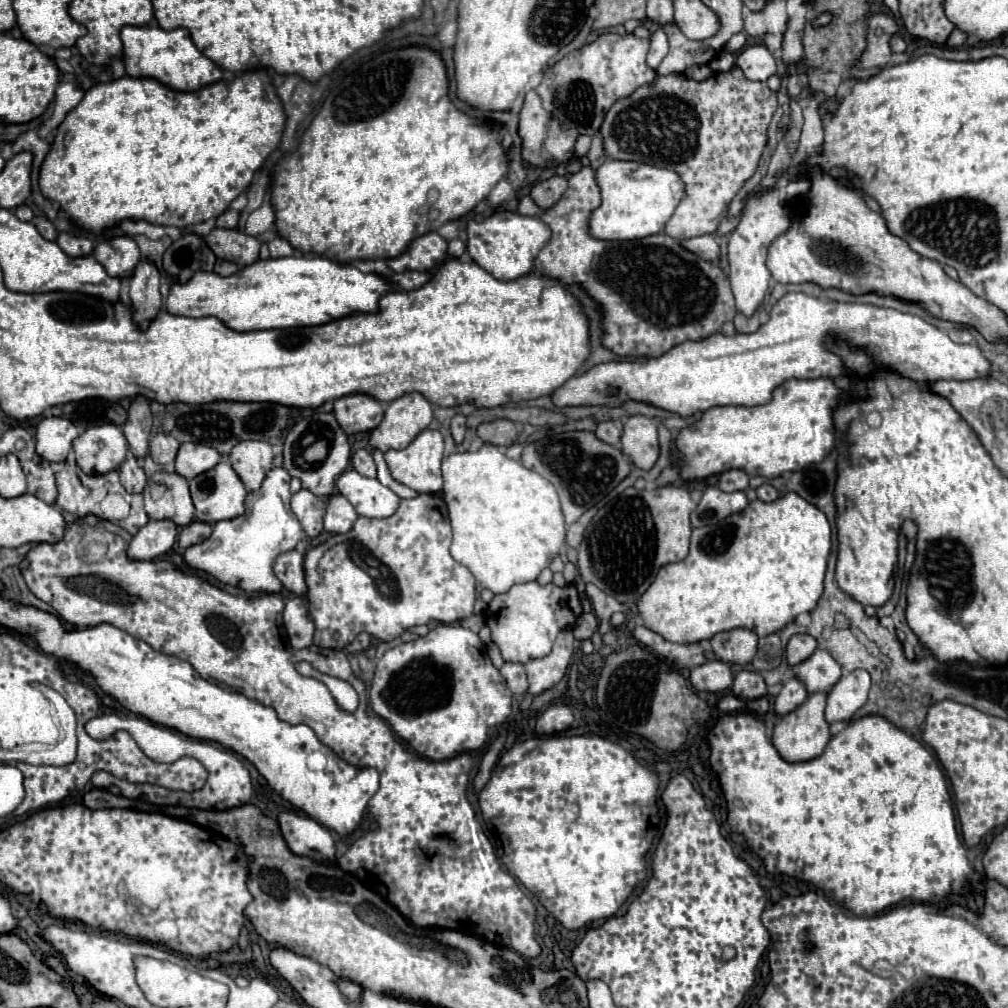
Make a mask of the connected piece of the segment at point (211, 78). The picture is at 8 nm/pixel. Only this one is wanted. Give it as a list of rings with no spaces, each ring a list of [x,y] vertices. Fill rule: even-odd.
[[[123,27],[123,61],[127,67],[127,75],[131,77],[147,77],[155,79],[173,91],[197,91],[211,83],[223,79],[223,71],[207,59],[193,43],[187,29],[171,29],[165,31],[161,27]]]

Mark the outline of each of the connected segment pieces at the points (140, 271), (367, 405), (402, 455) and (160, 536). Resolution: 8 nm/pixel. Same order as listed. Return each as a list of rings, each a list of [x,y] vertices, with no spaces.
[[[141,261],[137,269],[133,271],[131,277],[131,307],[133,307],[133,317],[135,323],[141,325],[143,329],[149,325],[149,321],[159,313],[161,309],[161,293],[159,293],[159,281],[161,275],[155,269],[153,263]]]
[[[345,395],[333,401],[333,413],[345,435],[373,431],[383,419],[383,405],[369,395]]]
[[[425,429],[405,449],[389,449],[385,453],[391,477],[419,493],[437,493],[443,487],[443,435]]]
[[[149,521],[131,539],[127,555],[135,561],[151,561],[165,555],[177,539],[177,527],[173,521]]]

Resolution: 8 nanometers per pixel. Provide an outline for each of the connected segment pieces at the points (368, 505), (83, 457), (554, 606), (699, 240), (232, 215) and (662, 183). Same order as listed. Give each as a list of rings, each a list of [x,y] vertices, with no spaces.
[[[347,469],[337,479],[337,489],[363,517],[391,517],[401,503],[401,499],[389,487],[381,485],[379,479],[363,477],[355,469]]]
[[[107,423],[89,427],[83,435],[79,435],[73,441],[73,451],[83,473],[105,475],[123,463],[127,455],[127,441],[121,427]]]
[[[535,581],[513,585],[507,593],[495,595],[495,599],[483,611],[483,619],[485,619],[485,623],[491,629],[491,637],[493,637],[495,645],[499,647],[503,659],[505,661],[511,661],[511,663],[527,663],[531,659],[539,659],[543,655],[549,655],[551,653],[551,647],[553,647],[553,641],[555,641],[555,635],[561,629],[573,627],[575,625],[575,619],[579,615],[581,615],[581,603],[579,603],[579,593],[577,593],[577,589],[573,585],[555,587],[555,585],[549,583],[549,585],[541,587]]]
[[[711,235],[693,237],[693,239],[687,239],[687,241],[681,241],[681,245],[701,259],[707,259],[707,261],[713,261],[713,263],[719,261],[719,245],[715,243],[715,239]]]
[[[227,209],[223,215],[217,217],[215,227],[221,227],[221,229],[235,229],[235,227],[237,227],[237,219],[239,219],[239,213]]]
[[[607,159],[597,169],[597,183],[601,187],[603,203],[593,211],[589,227],[593,237],[605,241],[631,241],[661,233],[685,195],[683,179],[677,171],[635,161]]]

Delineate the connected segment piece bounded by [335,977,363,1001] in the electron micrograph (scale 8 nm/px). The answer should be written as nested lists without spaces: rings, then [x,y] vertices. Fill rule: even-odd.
[[[337,977],[335,983],[339,985],[339,991],[341,991],[349,1001],[357,1001],[357,999],[361,997],[361,991],[363,991],[361,985],[357,985],[357,983],[349,981],[349,979],[343,979],[343,977]]]

